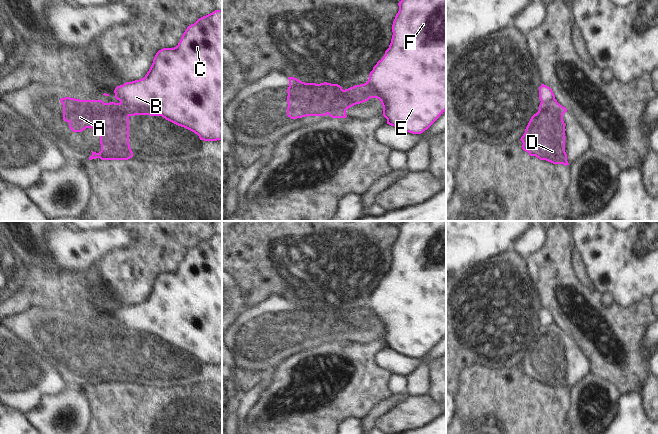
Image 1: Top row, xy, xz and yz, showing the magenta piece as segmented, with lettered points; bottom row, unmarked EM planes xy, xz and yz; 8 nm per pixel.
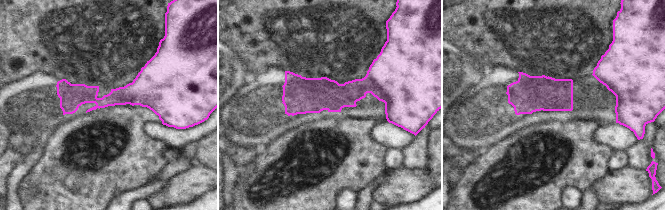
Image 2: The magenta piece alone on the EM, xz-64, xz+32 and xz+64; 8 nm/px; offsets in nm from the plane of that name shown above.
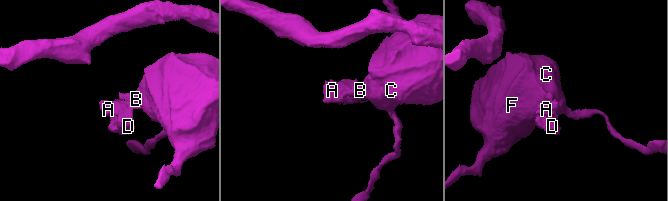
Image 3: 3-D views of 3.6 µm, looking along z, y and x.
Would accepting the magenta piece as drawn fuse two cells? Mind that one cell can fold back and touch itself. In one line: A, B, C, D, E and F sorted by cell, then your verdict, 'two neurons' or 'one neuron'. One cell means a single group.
A D / B C E F | two neurons

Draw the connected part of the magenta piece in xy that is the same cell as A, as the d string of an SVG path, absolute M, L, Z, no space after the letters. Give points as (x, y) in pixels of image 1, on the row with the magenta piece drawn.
M70 97L60 99L63 120L73 132L86 128L101 129L99 153L92 152L89 160L128 160L133 157L129 144L129 116L120 114L116 106L102 100L80 100Z

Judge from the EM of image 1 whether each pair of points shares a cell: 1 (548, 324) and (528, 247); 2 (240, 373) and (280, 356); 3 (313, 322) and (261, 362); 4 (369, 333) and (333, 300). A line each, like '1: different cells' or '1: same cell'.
1: different cells
2: different cells
3: same cell
4: different cells

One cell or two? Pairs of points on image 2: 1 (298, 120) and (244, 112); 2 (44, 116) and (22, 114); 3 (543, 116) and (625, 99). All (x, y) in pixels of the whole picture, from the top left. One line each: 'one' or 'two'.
1: one
2: one
3: two

